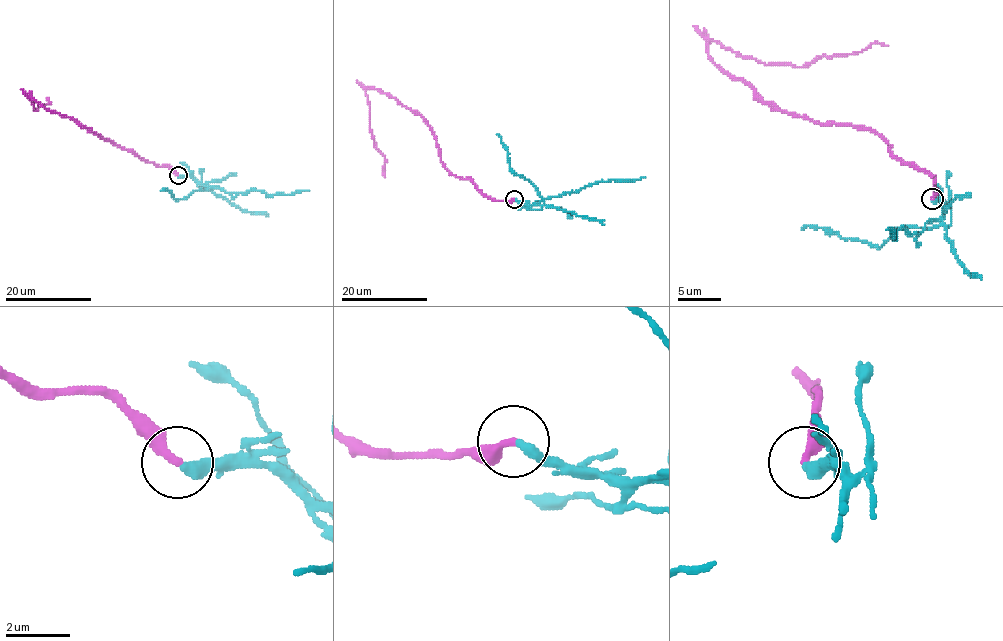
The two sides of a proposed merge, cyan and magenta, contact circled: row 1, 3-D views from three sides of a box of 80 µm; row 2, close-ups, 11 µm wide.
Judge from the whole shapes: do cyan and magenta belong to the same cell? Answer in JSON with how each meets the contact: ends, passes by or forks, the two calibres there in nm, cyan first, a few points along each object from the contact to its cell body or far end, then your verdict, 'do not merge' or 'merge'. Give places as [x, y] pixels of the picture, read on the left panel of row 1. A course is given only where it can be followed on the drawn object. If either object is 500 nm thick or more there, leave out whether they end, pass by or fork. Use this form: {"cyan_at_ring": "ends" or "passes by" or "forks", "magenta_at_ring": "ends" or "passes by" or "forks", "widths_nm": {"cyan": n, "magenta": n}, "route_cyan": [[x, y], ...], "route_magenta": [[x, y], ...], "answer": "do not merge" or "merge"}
{"cyan_at_ring": "ends", "magenta_at_ring": "ends", "widths_nm": {"cyan": 360, "magenta": 300}, "route_cyan": [[178, 176], [191, 176], [201, 183], [230, 193], [245, 194], [256, 189], [267, 195], [309, 191]], "route_magenta": [[178, 176], [167, 166], [139, 158], [30, 97], [35, 110], [49, 104], [49, 99]], "answer": "do not merge"}

